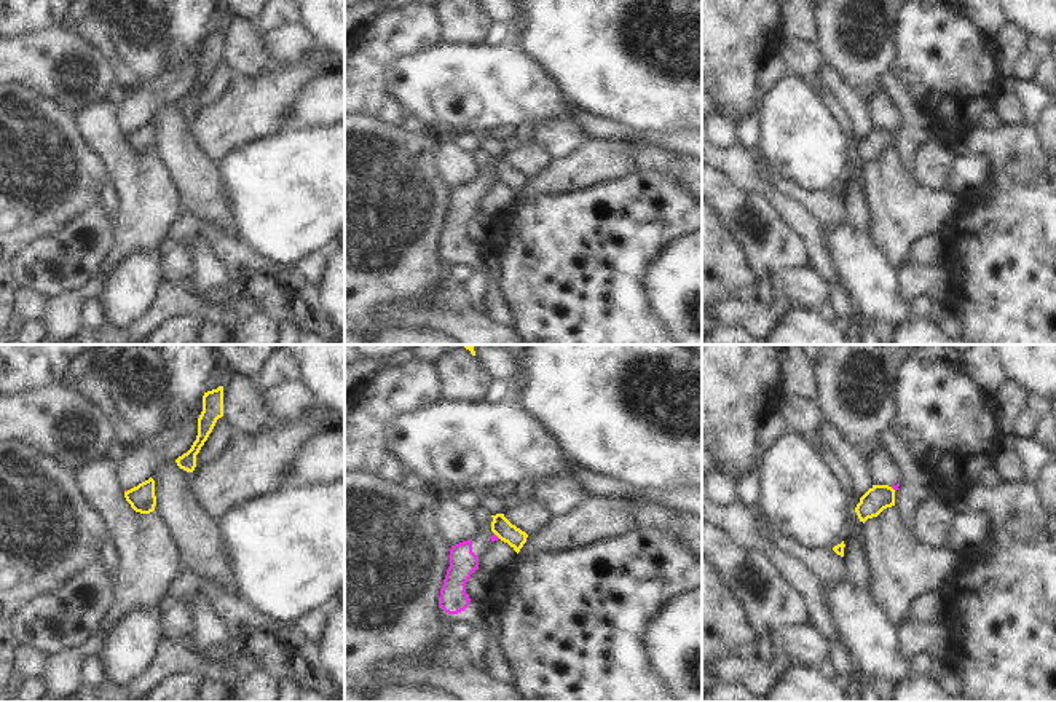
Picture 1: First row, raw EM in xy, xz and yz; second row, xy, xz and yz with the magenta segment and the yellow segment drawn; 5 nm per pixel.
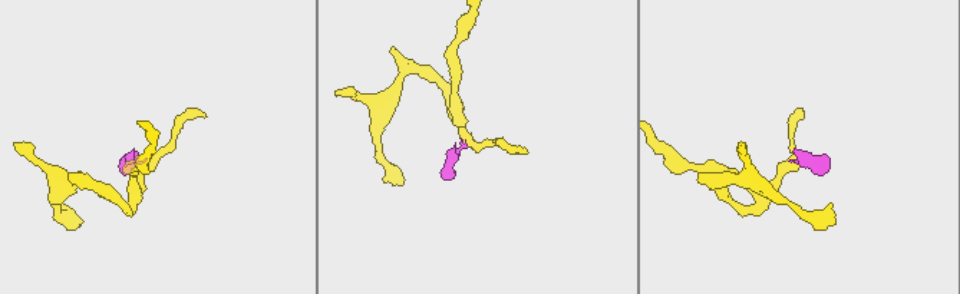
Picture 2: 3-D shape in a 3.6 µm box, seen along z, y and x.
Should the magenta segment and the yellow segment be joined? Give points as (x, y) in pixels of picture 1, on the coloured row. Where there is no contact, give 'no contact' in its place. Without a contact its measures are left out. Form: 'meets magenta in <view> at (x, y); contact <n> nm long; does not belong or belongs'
meets magenta in xz at (495, 535); contact 50 nm long; does not belong

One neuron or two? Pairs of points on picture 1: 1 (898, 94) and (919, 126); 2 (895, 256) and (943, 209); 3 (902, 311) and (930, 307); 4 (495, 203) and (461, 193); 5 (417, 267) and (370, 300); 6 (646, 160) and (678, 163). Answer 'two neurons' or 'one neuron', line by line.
1: one neuron
2: one neuron
3: two neurons
4: two neurons
5: one neuron
6: one neuron

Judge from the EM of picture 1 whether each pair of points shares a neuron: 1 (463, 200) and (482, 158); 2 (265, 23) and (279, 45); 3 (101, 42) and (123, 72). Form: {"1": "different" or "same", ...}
{"1": "same", "2": "different", "3": "same"}

